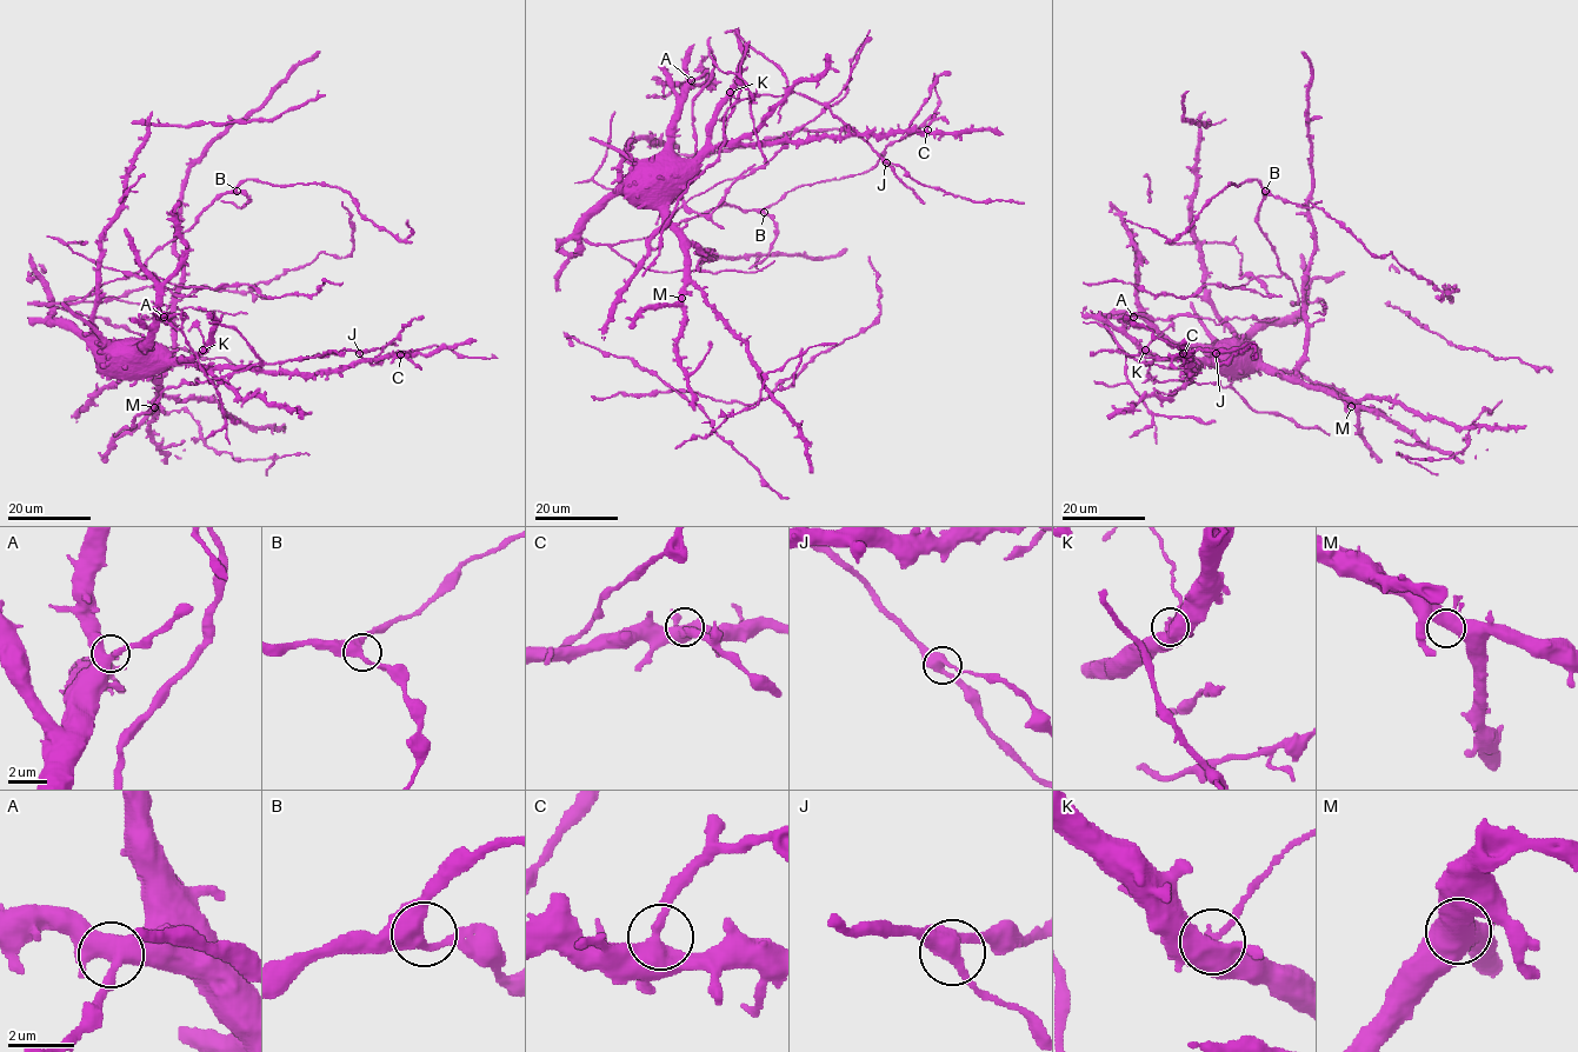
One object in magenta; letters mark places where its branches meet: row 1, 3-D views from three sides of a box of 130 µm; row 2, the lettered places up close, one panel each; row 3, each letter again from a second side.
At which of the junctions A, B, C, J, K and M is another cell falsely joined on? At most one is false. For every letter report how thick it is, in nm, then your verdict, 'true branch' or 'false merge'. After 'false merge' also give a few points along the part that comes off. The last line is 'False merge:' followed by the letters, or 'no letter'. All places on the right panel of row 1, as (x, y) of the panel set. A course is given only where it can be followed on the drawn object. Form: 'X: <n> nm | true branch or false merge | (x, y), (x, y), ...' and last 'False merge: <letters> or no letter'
A: 440 nm | true branch
B: 440 nm | true branch
C: 400 nm | true branch
J: 400 nm | true branch
K: 460 nm | false merge | (1145, 350), (1166, 328), (1172, 326), (1173, 331)
M: 460 nm | true branch
False merge: K

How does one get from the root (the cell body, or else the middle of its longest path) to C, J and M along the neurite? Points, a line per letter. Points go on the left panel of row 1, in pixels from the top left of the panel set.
C: (115, 358), (120, 355), (138, 372), (190, 364), (320, 373), (400, 354)
J: (115, 358), (140, 346), (166, 360), (193, 358), (215, 320), (264, 364), (359, 353)
M: (115, 358), (121, 357), (125, 377), (132, 370), (138, 370), (157, 386), (154, 407)

